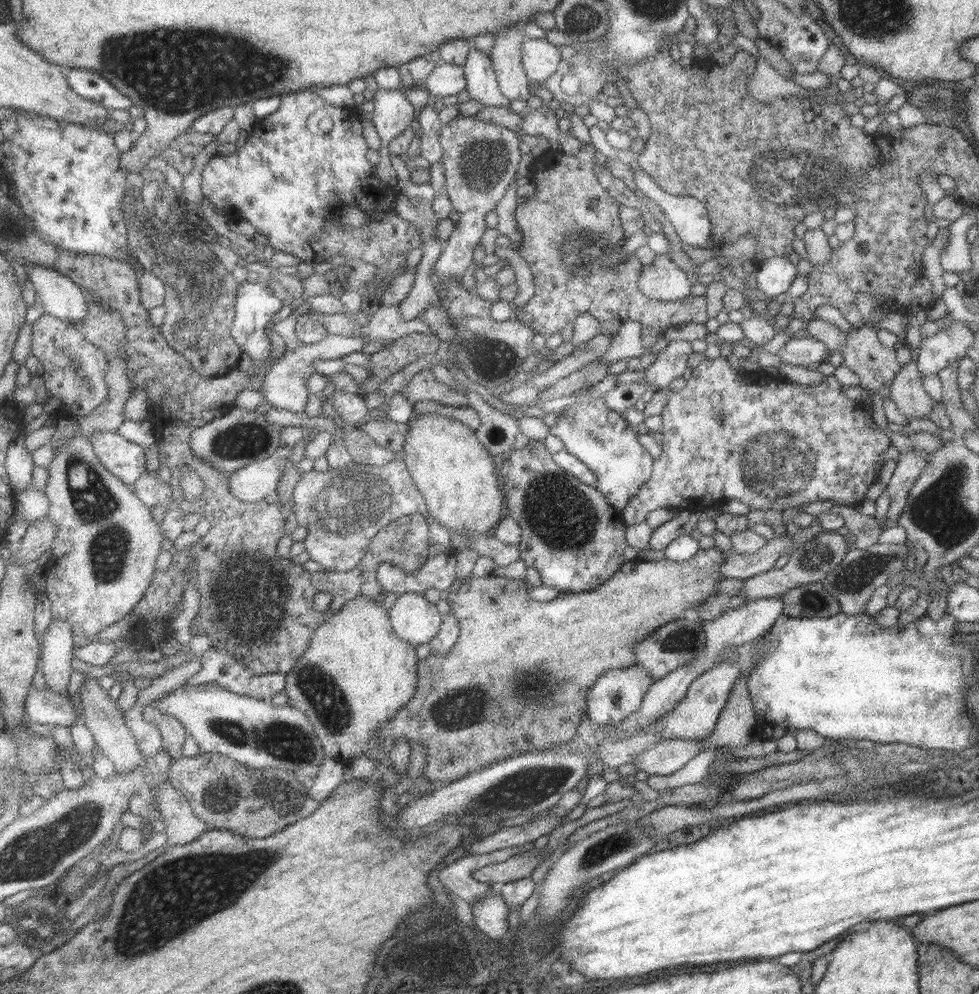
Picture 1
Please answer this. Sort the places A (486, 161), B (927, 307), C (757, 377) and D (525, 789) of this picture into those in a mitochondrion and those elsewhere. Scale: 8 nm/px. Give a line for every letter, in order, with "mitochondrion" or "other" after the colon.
A: mitochondrion
B: other
C: other
D: mitochondrion

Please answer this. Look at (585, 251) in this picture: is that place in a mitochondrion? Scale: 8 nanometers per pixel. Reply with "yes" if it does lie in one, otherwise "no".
yes

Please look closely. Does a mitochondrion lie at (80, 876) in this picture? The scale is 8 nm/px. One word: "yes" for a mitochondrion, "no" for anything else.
yes

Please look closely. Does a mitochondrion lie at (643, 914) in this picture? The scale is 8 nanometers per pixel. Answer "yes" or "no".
no

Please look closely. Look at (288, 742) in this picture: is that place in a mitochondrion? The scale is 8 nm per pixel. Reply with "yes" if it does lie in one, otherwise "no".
yes

